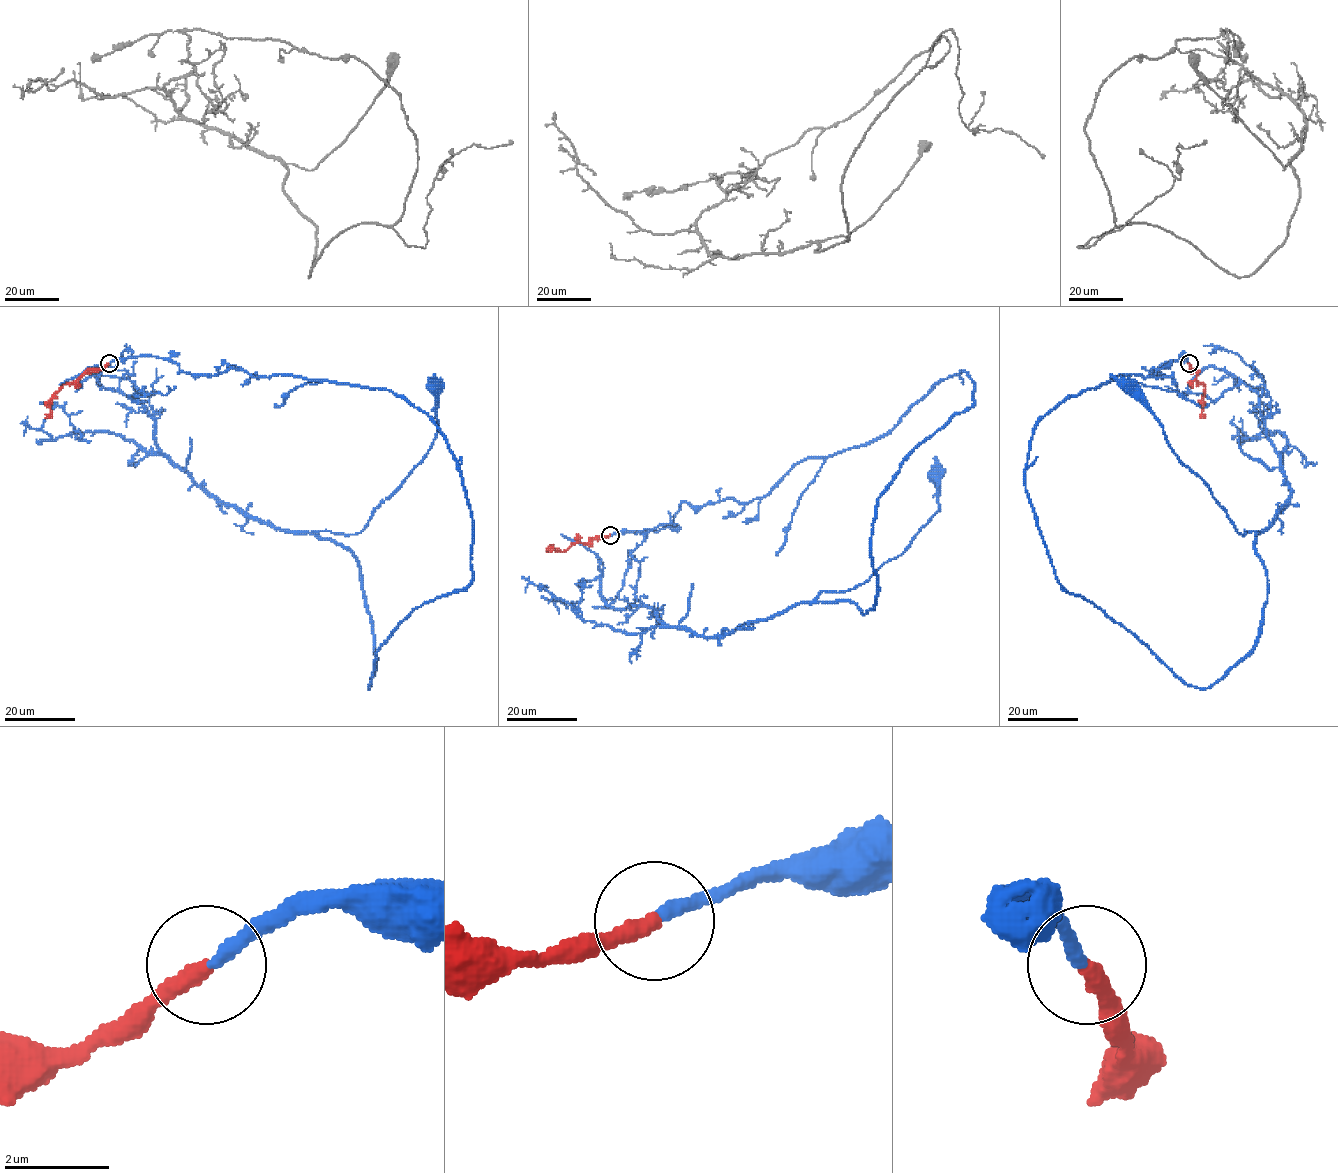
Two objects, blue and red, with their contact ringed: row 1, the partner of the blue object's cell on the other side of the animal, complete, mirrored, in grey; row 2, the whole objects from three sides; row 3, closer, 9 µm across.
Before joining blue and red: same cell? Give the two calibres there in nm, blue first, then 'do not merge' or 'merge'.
calibres 260 and 340 nm; merge

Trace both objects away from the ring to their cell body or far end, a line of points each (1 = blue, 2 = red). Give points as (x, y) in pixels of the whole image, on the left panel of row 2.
1: (109, 363), (388, 389), (436, 425), (472, 580), (369, 688), (361, 569), (313, 532), (422, 460), (434, 385)
2: (109, 363), (90, 370), (62, 386), (51, 400), (51, 413), (45, 418)

